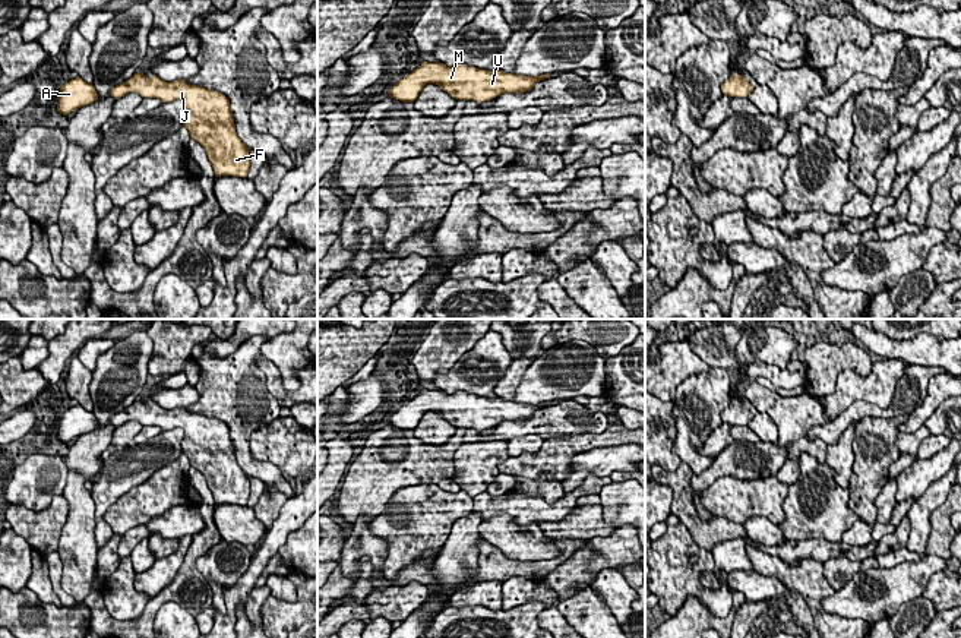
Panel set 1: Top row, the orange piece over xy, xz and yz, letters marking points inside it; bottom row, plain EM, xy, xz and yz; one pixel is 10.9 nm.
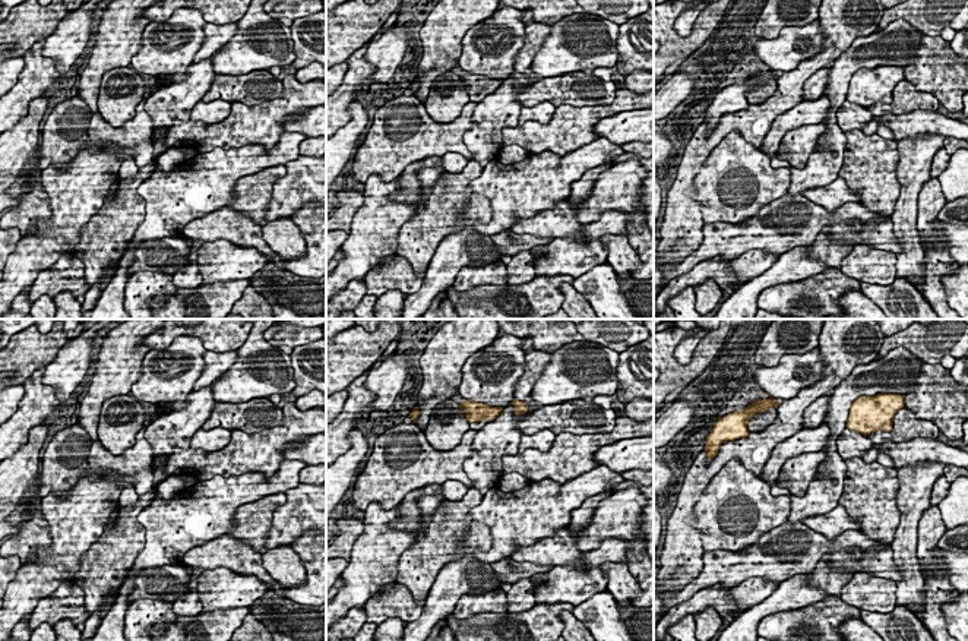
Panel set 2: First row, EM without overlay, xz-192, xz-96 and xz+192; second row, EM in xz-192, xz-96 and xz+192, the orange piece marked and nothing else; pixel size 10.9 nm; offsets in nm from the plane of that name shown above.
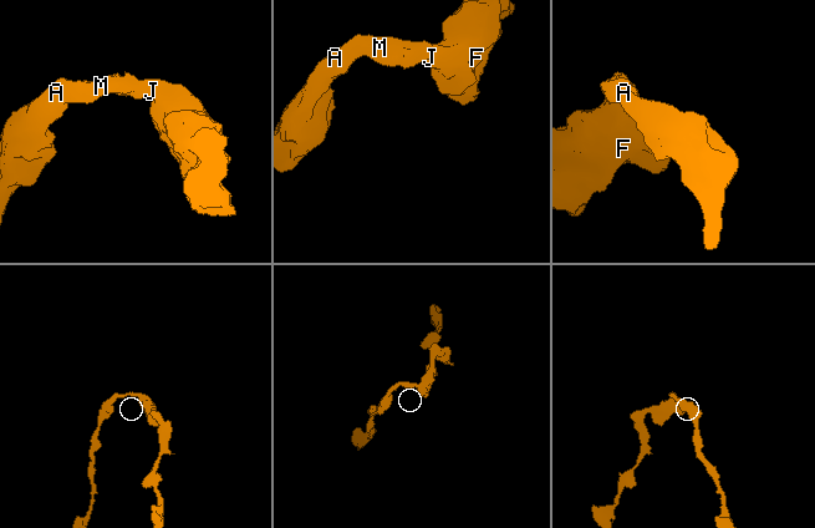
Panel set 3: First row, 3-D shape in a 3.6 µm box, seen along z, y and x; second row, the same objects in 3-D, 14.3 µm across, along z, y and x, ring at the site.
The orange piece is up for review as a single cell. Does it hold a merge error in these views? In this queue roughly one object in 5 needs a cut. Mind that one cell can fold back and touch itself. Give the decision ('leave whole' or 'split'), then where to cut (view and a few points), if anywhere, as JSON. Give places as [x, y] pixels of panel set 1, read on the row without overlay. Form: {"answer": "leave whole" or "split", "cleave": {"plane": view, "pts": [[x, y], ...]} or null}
{"answer": "leave whole", "cleave": null}

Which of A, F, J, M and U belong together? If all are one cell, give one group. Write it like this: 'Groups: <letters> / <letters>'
Groups: A F J M U

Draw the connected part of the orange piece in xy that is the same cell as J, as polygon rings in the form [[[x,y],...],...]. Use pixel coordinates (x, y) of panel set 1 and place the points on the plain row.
[[[142,398],[113,416],[110,421],[118,427],[129,420],[137,420],[143,426],[159,426],[162,430],[181,427],[183,454],[190,467],[205,476],[215,503],[247,505],[249,476],[237,464],[230,427],[224,421],[190,413],[186,407],[165,410],[155,402],[148,407]]]

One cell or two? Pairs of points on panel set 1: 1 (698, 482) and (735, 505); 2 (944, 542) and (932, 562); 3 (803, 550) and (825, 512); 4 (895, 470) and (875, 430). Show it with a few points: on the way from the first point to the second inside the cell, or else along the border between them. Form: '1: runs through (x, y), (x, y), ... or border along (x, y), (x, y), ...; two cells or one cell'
1: border along (740, 479), (720, 476), (699, 492); two cells
2: border along (926, 553), (935, 553), (945, 562); two cells
3: border along (786, 537), (840, 542); two cells
4: border along (900, 454), (891, 464), (888, 477); two cells

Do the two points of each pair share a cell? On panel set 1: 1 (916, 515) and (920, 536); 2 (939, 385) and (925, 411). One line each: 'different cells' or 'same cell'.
1: same cell
2: same cell

